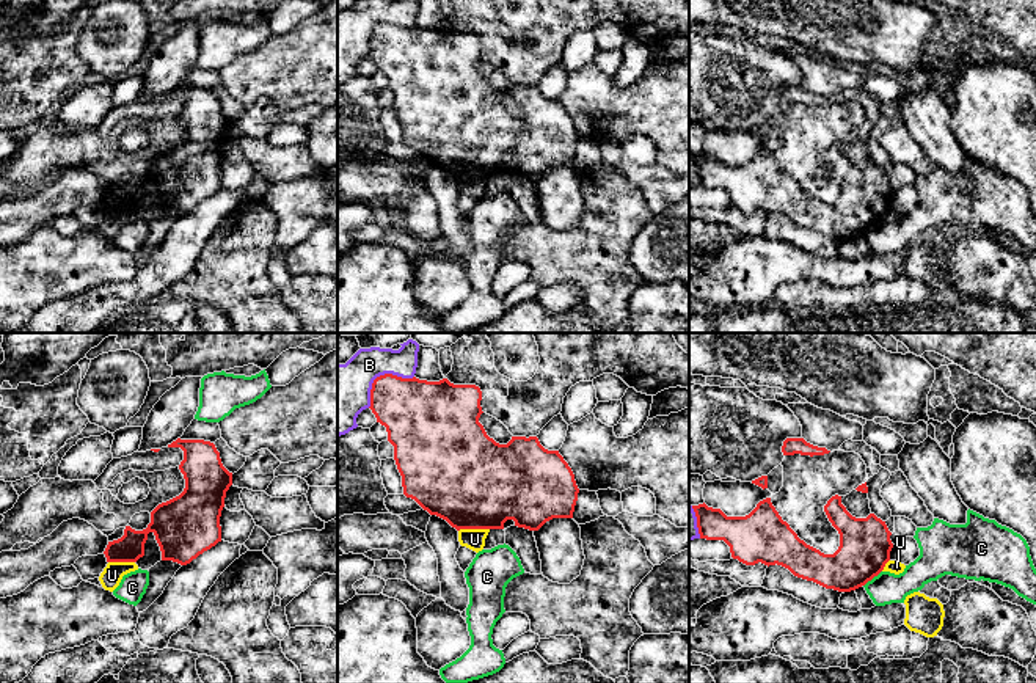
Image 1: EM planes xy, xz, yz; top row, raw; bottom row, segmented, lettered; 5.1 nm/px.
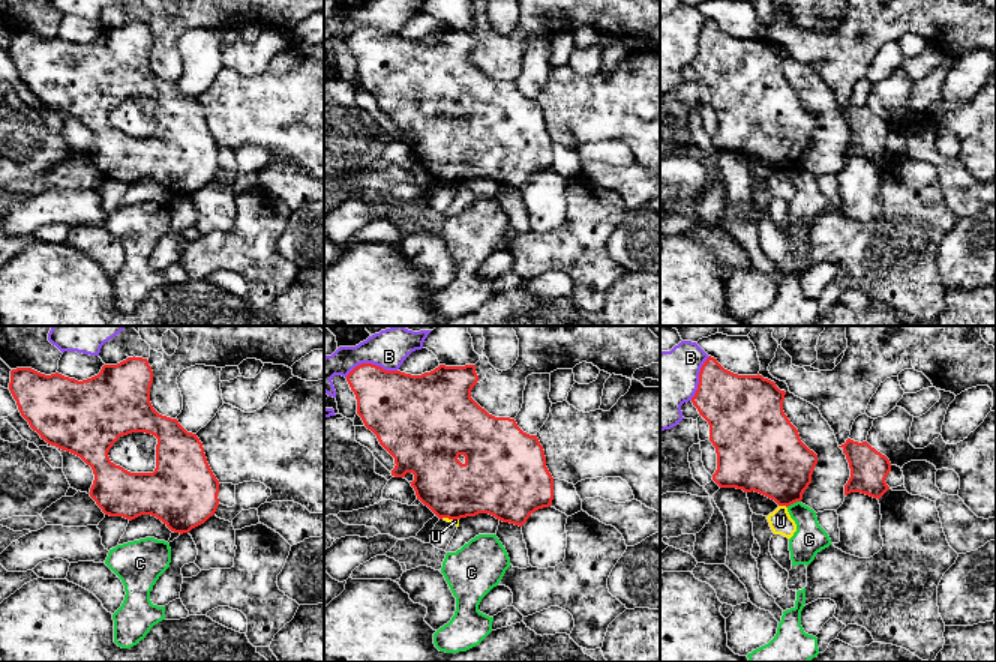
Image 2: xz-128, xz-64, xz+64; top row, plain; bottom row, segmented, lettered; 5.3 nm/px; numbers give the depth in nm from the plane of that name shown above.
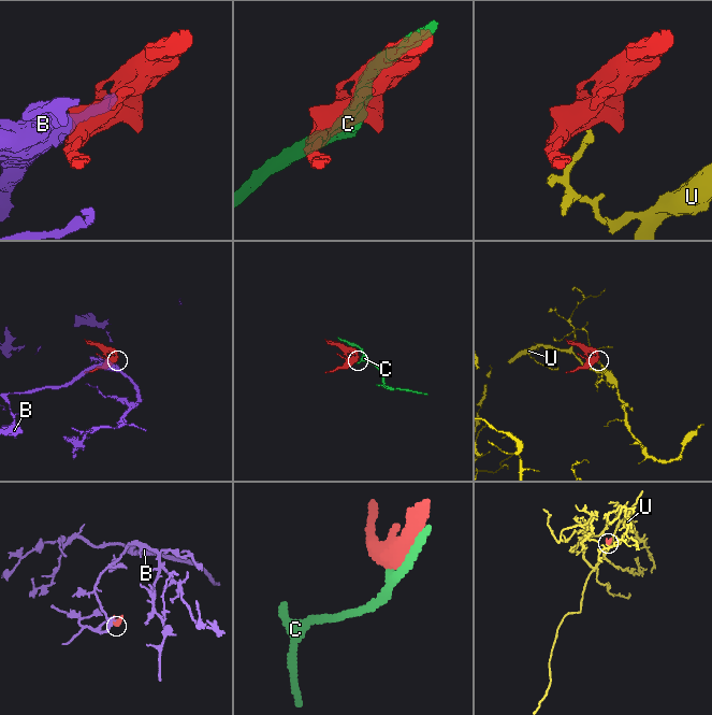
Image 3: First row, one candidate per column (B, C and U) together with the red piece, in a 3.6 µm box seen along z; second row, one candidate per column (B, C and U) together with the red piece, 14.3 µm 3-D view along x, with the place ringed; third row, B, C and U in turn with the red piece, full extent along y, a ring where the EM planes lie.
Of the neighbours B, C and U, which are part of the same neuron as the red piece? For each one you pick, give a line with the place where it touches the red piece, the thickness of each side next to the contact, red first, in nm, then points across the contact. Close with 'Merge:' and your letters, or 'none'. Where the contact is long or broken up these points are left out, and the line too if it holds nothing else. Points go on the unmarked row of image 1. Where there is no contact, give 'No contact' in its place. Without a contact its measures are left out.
Merge: none

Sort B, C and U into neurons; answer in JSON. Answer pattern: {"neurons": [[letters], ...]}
{"neurons": [["B"], ["C"], ["U"]]}

